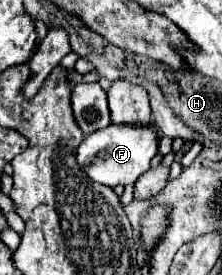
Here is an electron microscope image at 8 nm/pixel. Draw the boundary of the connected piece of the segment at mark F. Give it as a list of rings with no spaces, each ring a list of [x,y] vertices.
[[[110,124],[108,128],[92,132],[88,138],[84,138],[80,148],[76,150],[76,162],[92,182],[112,188],[128,186],[134,184],[150,168],[150,160],[154,158],[156,148],[158,140],[154,128],[128,128],[124,124],[122,126]]]

